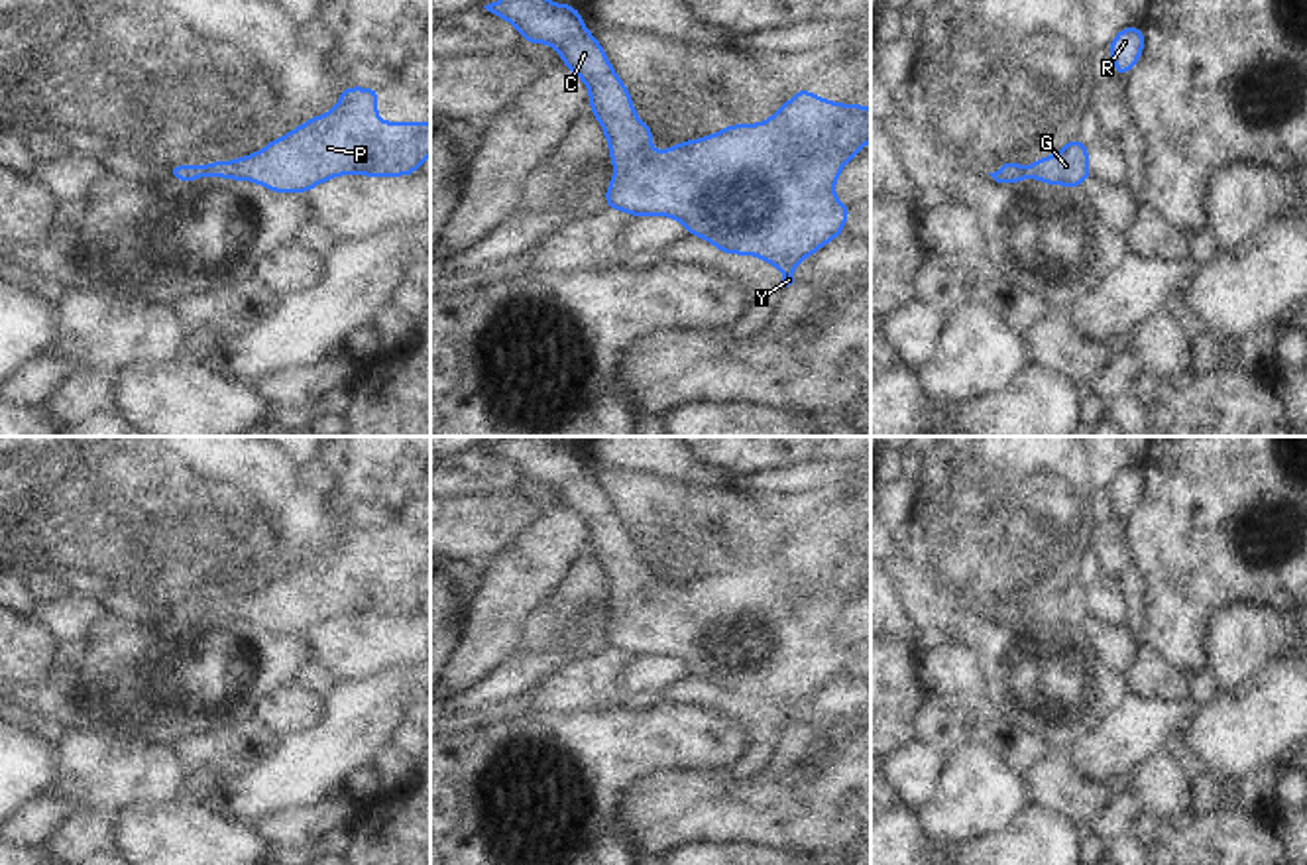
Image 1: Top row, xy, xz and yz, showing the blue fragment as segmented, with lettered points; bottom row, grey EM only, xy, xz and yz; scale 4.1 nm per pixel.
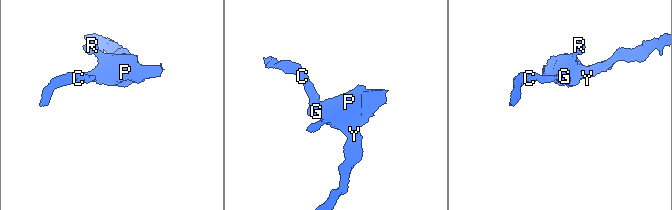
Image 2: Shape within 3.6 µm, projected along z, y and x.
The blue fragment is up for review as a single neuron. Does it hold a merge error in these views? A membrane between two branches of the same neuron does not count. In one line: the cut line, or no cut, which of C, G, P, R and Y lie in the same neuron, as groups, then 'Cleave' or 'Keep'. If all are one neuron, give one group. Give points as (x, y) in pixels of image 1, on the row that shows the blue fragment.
No split. Groups: C G P R Y. Keep

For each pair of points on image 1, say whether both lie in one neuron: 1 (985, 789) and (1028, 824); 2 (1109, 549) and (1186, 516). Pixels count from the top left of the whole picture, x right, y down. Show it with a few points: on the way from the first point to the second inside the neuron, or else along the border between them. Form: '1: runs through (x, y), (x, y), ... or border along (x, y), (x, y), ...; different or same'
1: border along (1030, 803), (1003, 830), (977, 838); different
2: border along (1121, 519), (1131, 565); different

